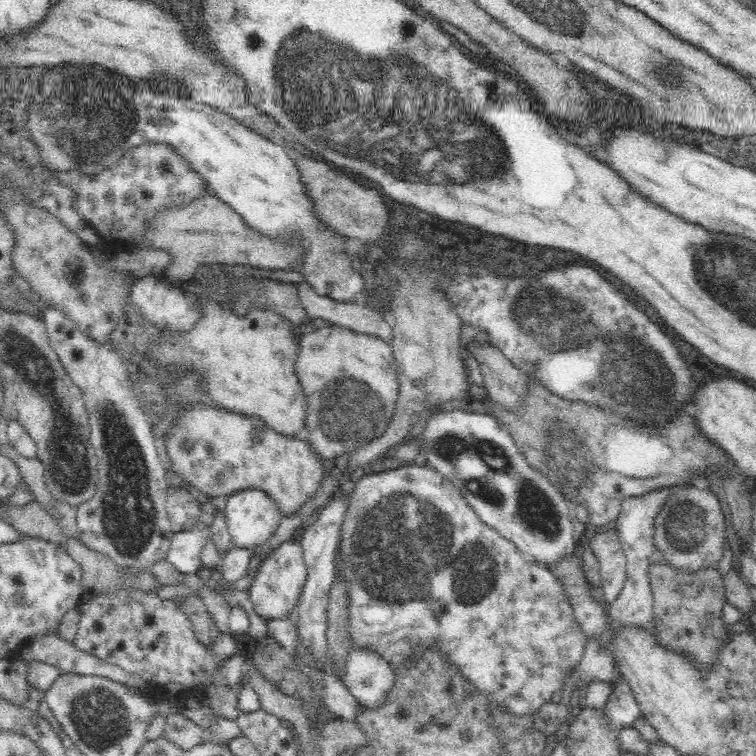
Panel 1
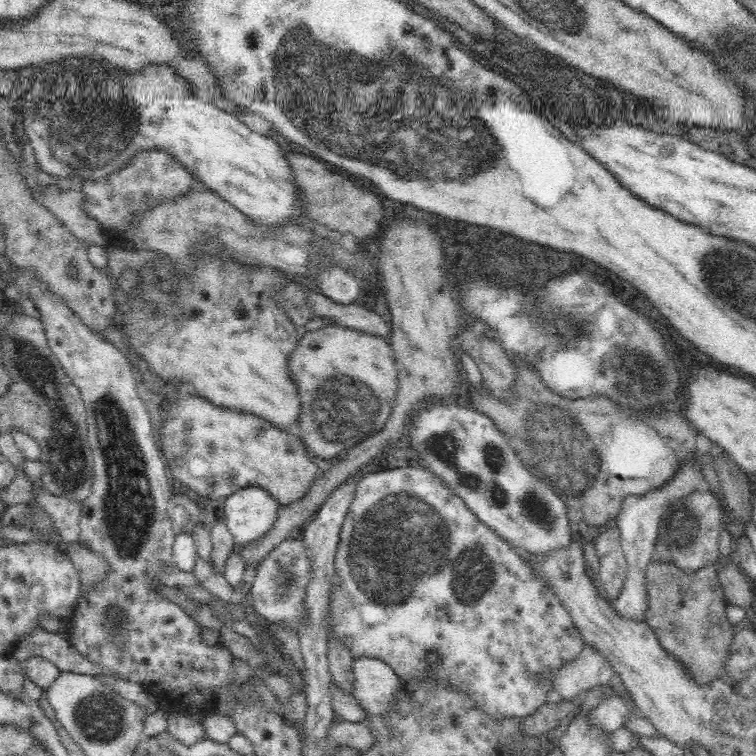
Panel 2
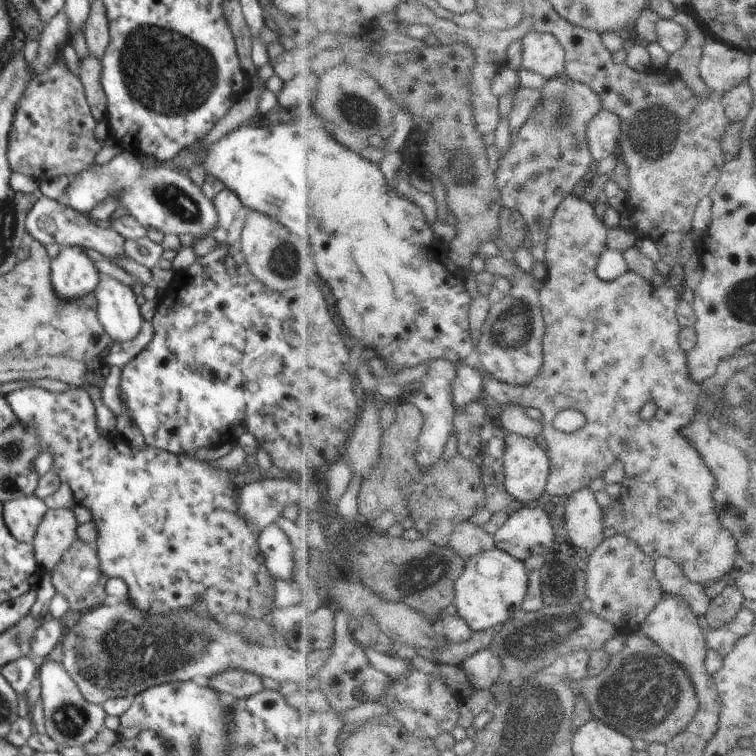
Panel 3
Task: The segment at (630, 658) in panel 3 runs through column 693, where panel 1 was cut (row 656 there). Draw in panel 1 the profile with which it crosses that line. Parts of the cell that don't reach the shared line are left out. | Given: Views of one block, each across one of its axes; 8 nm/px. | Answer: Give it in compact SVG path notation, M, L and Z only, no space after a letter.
M653 560L647 575L652 598L650 625L657 635L657 640L668 651L679 654L684 660L687 660L697 670L700 679L707 680L717 668L724 646L733 637L731 625L724 618L724 606L727 603L727 598L718 568L712 565L701 566L697 571L692 571L689 568L675 568L666 562Z

